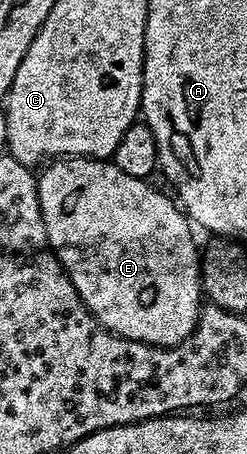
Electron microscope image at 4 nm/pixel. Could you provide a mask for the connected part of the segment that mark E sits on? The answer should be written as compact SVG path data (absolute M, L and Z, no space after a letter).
M59 157L48 162L43 169L43 172L41 170L38 172L37 182L39 185L39 208L45 221L47 240L51 250L59 258L60 265L67 272L67 276L71 278L71 284L77 289L81 301L91 310L91 316L104 329L115 335L148 343L154 347L176 347L181 341L185 341L185 337L189 337L197 325L204 294L199 276L201 247L198 242L195 244L195 239L191 236L192 224L181 210L180 204L170 194L168 194L169 196L162 195L157 188L150 187L152 184L148 180L129 177L129 173L121 173L121 169L117 169L117 165L113 161L82 157Z

